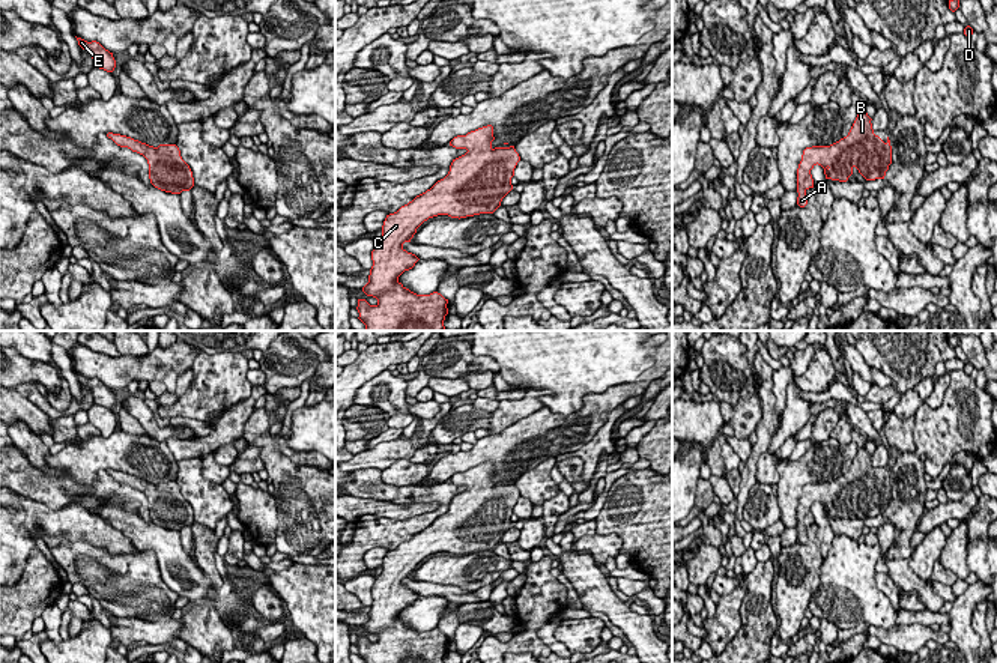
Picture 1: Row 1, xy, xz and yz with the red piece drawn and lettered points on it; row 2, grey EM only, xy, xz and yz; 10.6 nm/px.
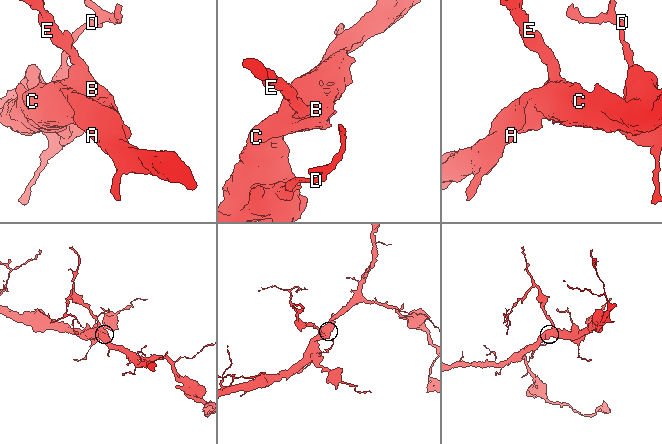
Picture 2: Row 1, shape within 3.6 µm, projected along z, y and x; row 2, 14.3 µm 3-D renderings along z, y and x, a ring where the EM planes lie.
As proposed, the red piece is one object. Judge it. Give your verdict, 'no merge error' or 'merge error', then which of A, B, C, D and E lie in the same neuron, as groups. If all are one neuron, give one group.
no merge error; groups A B C D E

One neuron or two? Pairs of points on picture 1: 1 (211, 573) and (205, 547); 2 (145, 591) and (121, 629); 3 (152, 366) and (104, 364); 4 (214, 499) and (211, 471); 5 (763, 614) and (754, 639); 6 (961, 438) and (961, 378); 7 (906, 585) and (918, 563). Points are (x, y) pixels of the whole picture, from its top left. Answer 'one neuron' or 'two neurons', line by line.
1: one neuron
2: two neurons
3: one neuron
4: two neurons
5: one neuron
6: one neuron
7: two neurons

